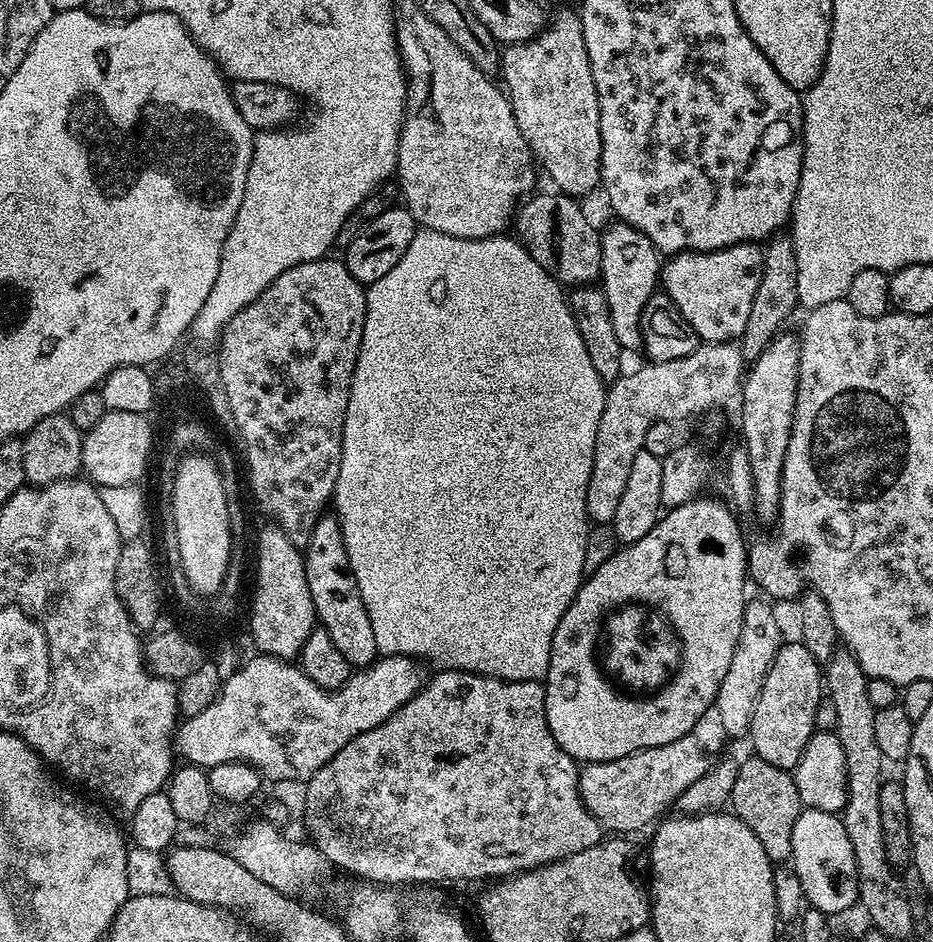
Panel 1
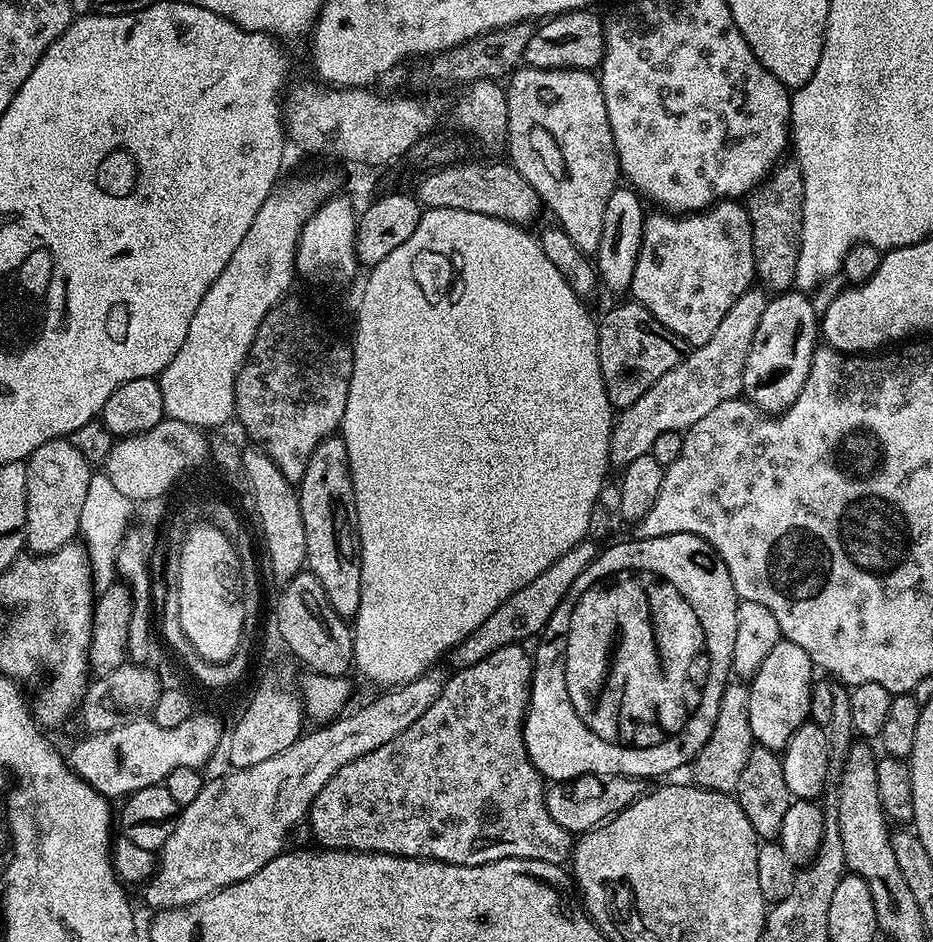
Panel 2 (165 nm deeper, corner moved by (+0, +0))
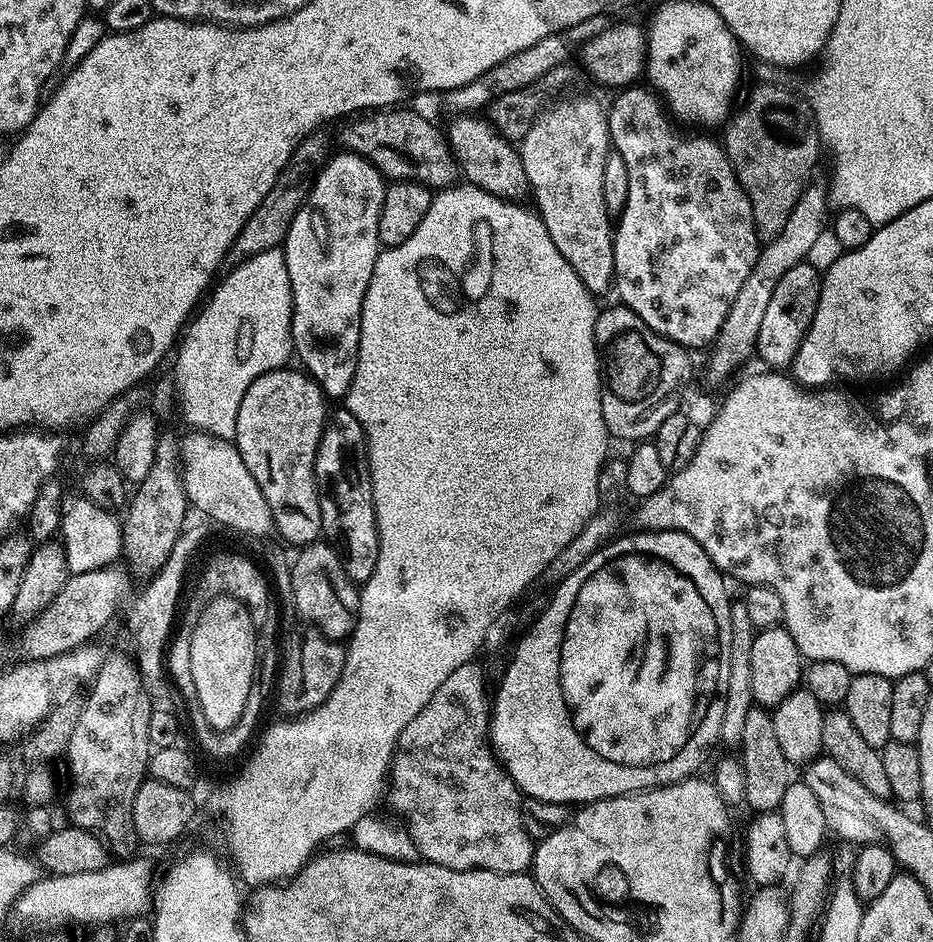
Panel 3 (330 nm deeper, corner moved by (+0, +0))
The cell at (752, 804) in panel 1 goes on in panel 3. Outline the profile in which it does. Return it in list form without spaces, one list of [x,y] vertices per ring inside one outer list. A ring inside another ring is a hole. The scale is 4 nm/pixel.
[[[754,706],[750,714],[746,714],[746,726],[742,729],[742,738],[738,748],[738,761],[744,769],[743,803],[752,807],[753,813],[775,812],[780,807],[786,790],[794,783],[794,766],[782,754],[782,746],[778,746],[778,737],[774,735],[772,712],[767,708]]]

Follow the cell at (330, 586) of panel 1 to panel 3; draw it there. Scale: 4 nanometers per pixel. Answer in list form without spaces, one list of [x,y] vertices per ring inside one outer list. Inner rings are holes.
[[[347,406],[331,409],[327,417],[324,433],[318,442],[318,450],[314,458],[314,478],[316,489],[320,495],[320,531],[323,539],[331,544],[340,556],[346,574],[357,586],[363,586],[374,574],[374,566],[378,566],[378,530],[376,529],[376,511],[372,497],[372,483],[368,469],[368,443],[364,437],[362,426],[354,414],[350,414]]]

